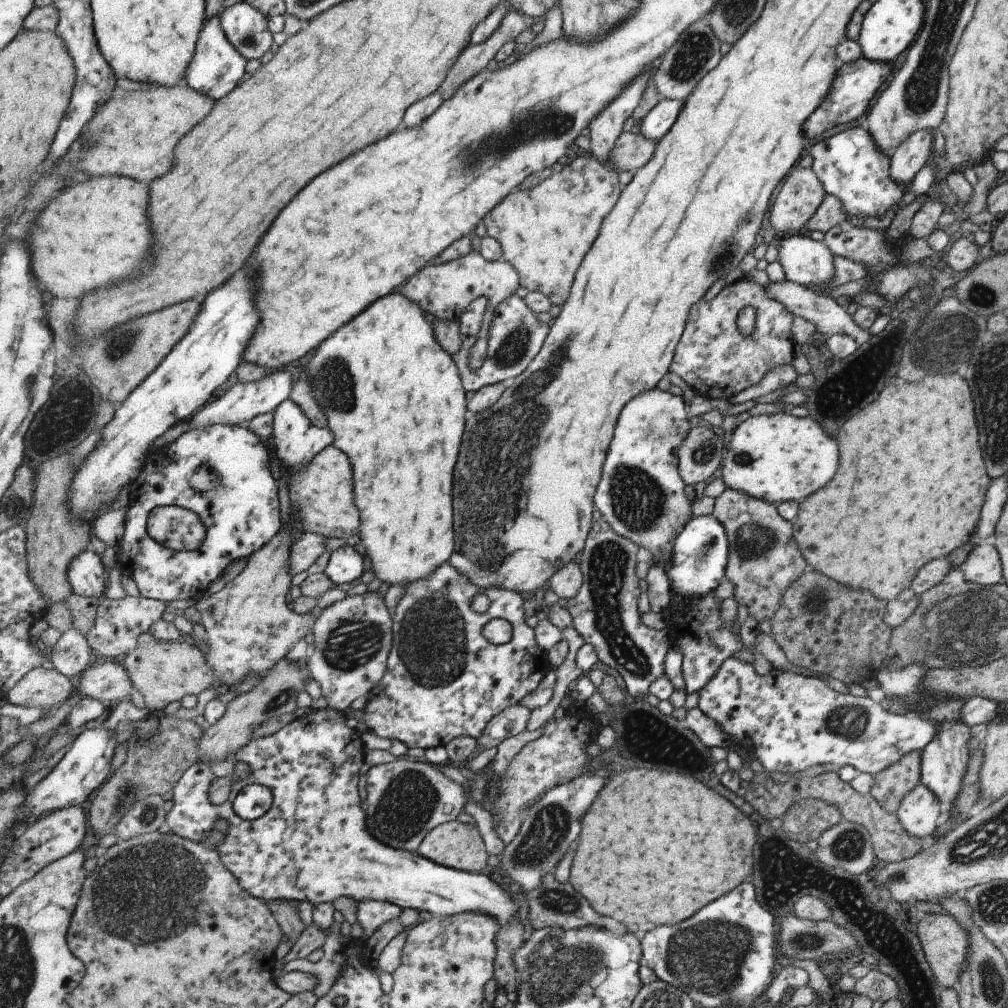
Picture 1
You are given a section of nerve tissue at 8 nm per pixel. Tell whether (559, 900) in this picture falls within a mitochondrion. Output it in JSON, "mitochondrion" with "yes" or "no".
{"mitochondrion":"yes"}

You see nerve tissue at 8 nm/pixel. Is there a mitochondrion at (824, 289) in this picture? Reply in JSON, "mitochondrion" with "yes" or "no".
{"mitochondrion":"no"}

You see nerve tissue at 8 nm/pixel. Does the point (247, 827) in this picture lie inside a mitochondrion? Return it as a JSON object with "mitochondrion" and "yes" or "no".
{"mitochondrion":"no"}

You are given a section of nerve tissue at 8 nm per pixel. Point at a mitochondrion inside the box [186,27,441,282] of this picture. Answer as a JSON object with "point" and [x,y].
{"point":[250,39]}

